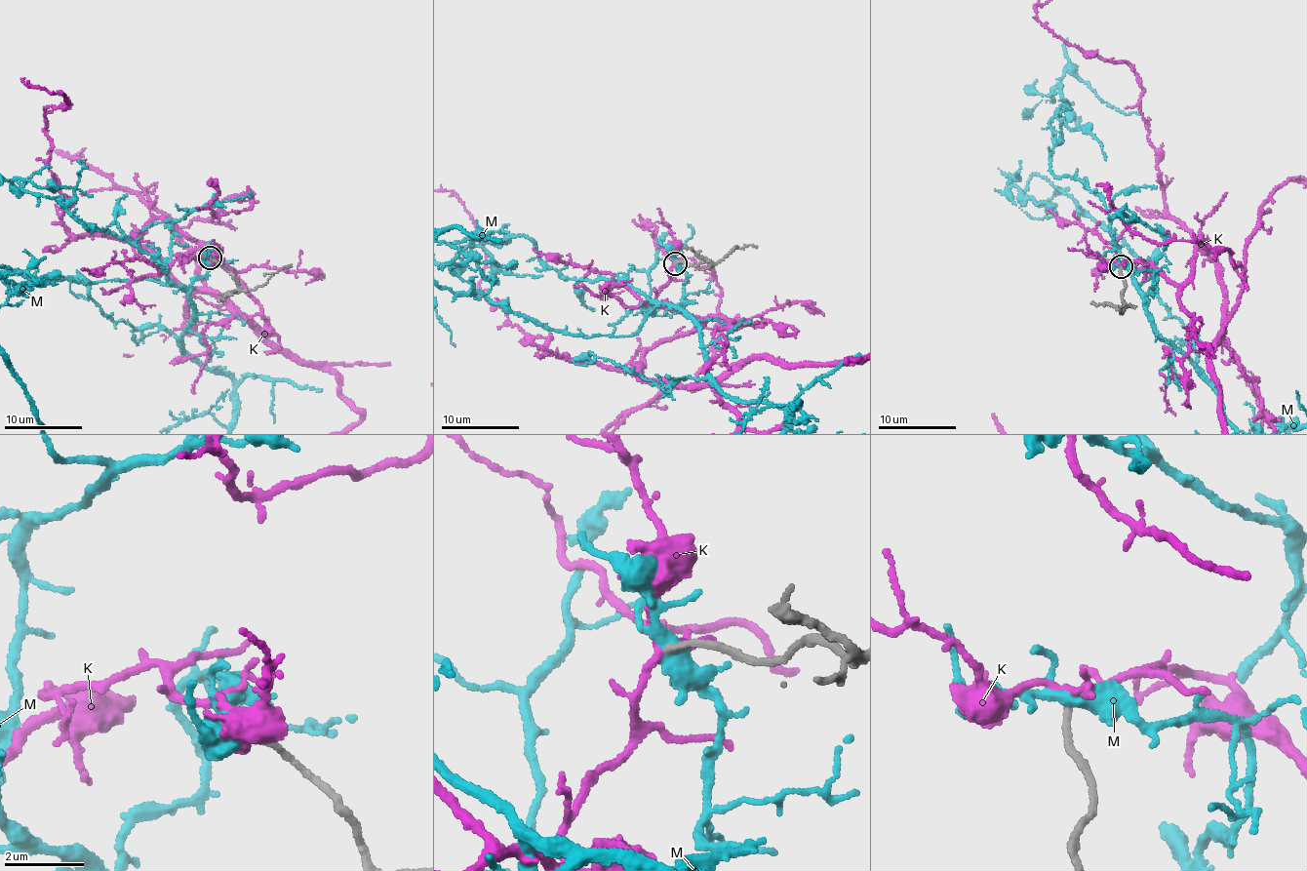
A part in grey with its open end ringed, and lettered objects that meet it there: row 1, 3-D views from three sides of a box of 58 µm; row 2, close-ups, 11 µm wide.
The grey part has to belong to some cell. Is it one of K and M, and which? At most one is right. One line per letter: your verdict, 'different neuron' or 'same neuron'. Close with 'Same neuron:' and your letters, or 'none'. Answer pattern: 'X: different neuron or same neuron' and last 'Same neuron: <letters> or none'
K: same neuron
M: different neuron
Same neuron: K

